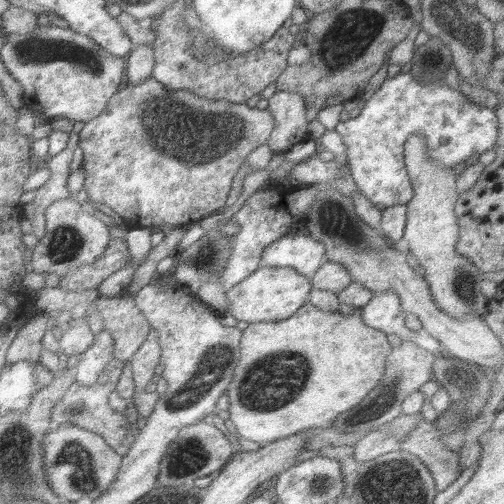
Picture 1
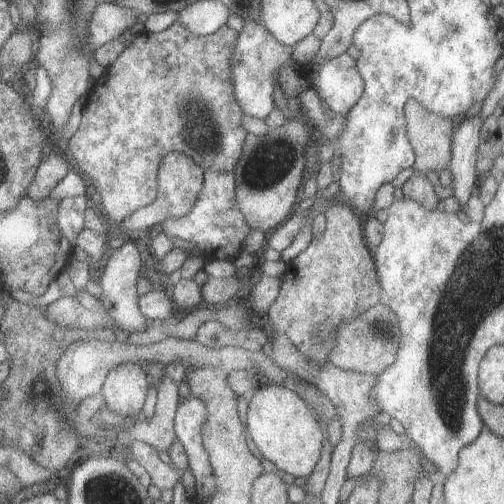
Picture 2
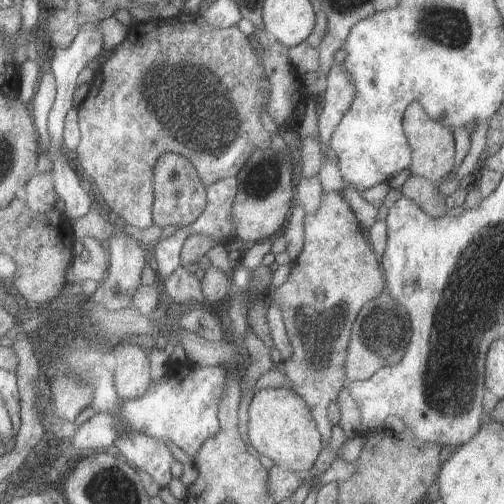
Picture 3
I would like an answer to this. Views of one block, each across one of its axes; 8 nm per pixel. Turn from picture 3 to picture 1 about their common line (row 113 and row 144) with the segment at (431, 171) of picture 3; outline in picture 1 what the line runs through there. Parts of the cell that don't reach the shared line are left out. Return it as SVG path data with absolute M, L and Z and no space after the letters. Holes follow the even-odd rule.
M421 134L407 138L403 146L405 170L409 182L413 186L413 198L407 202L407 222L405 236L401 244L409 252L411 260L423 268L421 276L427 280L431 294L437 302L437 308L459 320L465 314L487 314L487 298L479 294L479 288L485 280L485 274L465 256L455 252L455 244L459 240L459 226L455 218L455 202L459 198L457 192L457 176L453 170L441 170L427 156L427 140Z

